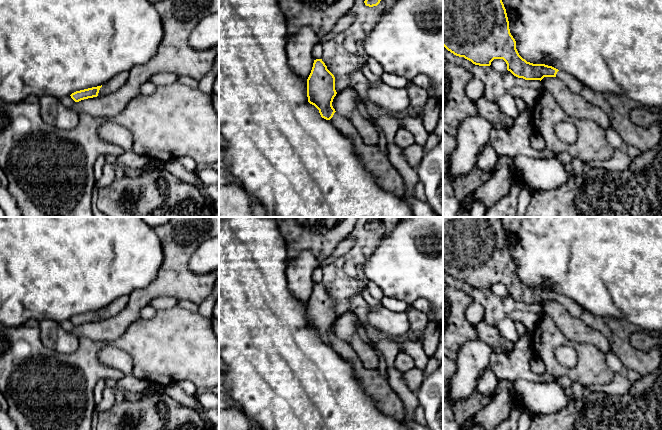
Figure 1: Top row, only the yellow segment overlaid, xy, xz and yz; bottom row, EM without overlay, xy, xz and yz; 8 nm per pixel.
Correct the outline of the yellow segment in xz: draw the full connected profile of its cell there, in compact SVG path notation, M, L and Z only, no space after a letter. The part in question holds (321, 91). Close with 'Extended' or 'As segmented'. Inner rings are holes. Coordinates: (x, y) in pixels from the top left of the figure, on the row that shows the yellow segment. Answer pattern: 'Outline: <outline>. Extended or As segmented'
Outline: M322 59L314 60L307 79L308 102L319 110L322 118L330 120L352 142L354 152L362 160L366 170L377 177L379 185L396 197L404 198L406 185L402 176L390 163L388 153L378 145L365 144L350 121L335 111L332 102L336 94L334 75Z. Extended

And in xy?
Outline: M126 72L119 73L101 86L76 91L70 96L75 102L79 102L84 99L110 94L121 88L126 83L128 76Z. Extended

